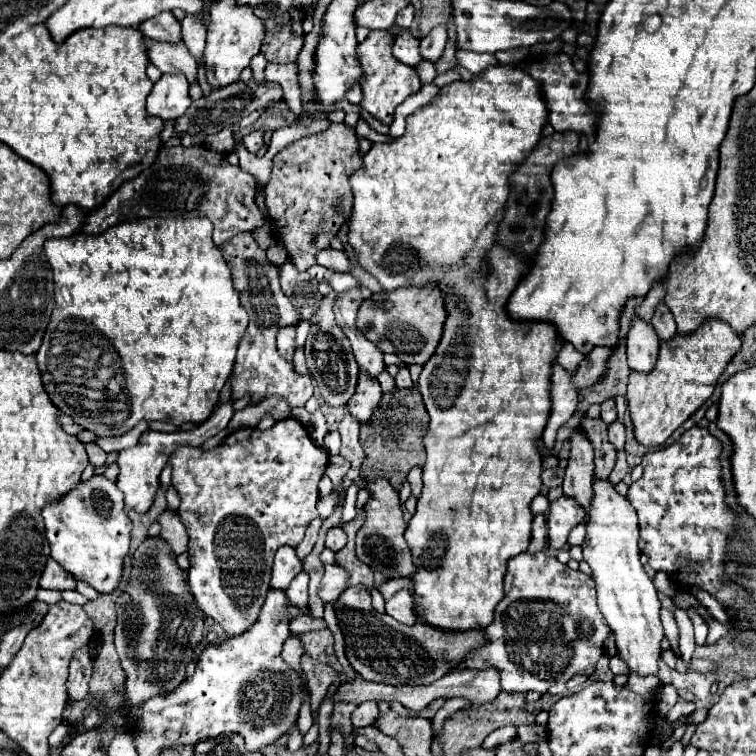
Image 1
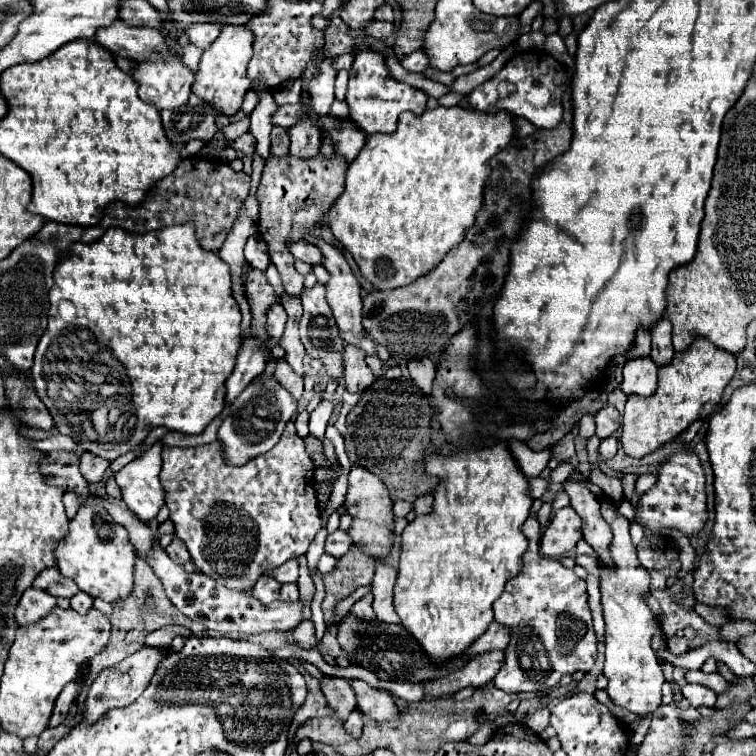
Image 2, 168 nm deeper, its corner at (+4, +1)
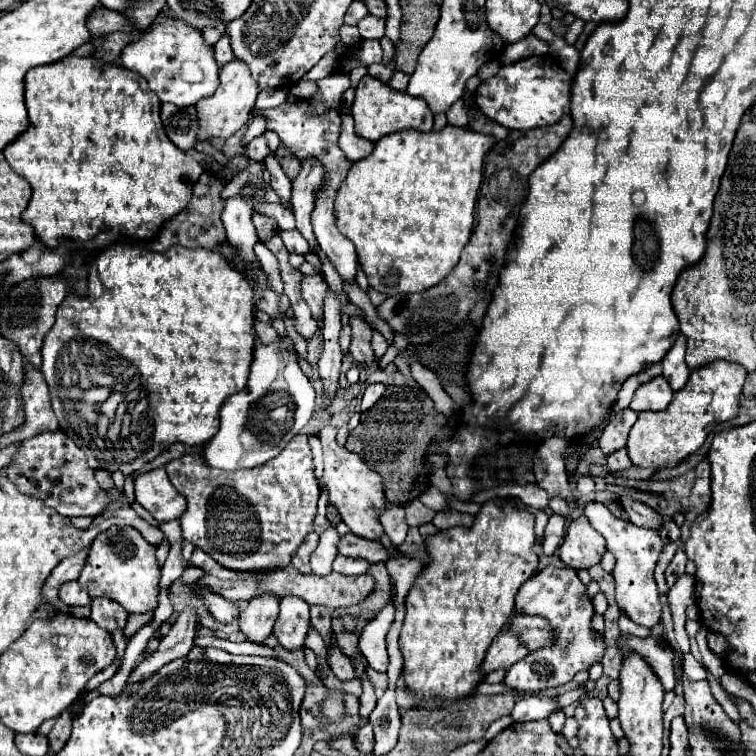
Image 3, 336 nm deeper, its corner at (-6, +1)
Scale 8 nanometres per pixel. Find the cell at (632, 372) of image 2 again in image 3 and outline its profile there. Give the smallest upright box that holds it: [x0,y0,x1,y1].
[631,377,673,413]

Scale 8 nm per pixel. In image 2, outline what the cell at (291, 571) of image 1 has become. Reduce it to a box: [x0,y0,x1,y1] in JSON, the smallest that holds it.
[253,575,281,605]

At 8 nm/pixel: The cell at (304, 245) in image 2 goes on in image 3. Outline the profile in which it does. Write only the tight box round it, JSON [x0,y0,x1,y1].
[279,229,309,255]

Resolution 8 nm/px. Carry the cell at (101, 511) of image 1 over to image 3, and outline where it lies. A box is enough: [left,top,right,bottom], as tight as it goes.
[79,527,161,613]

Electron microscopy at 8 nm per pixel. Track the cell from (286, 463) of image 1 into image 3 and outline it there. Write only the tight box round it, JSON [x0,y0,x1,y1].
[165,435,319,569]

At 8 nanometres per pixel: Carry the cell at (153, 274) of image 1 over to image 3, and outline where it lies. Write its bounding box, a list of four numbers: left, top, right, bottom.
[41,243,257,471]

